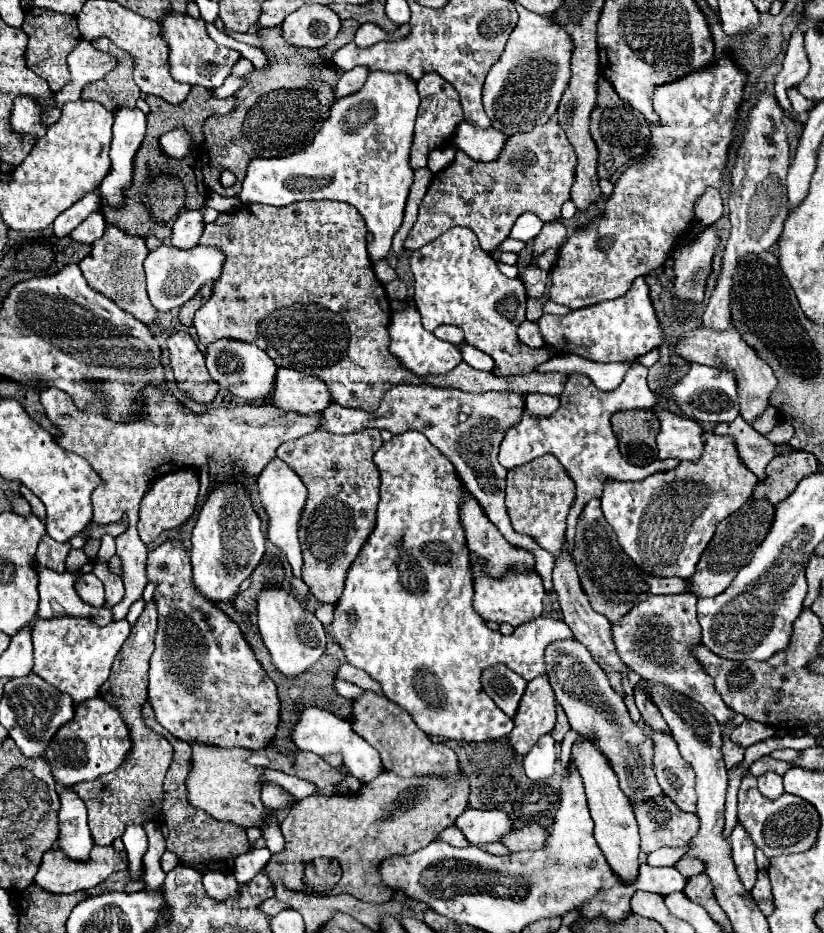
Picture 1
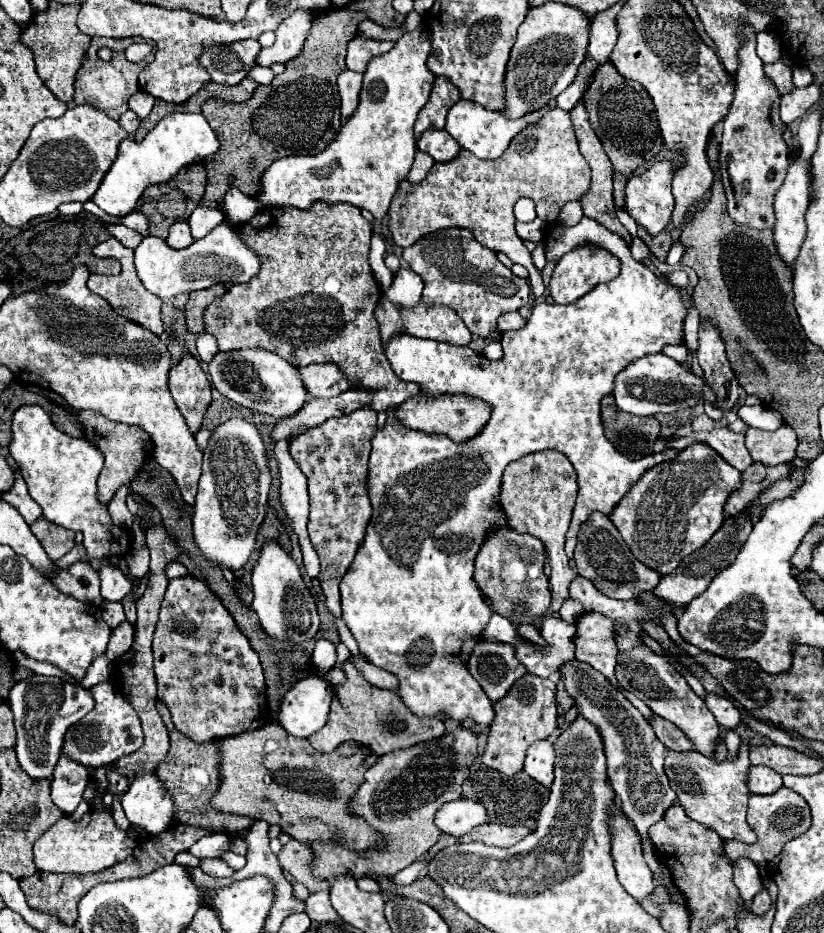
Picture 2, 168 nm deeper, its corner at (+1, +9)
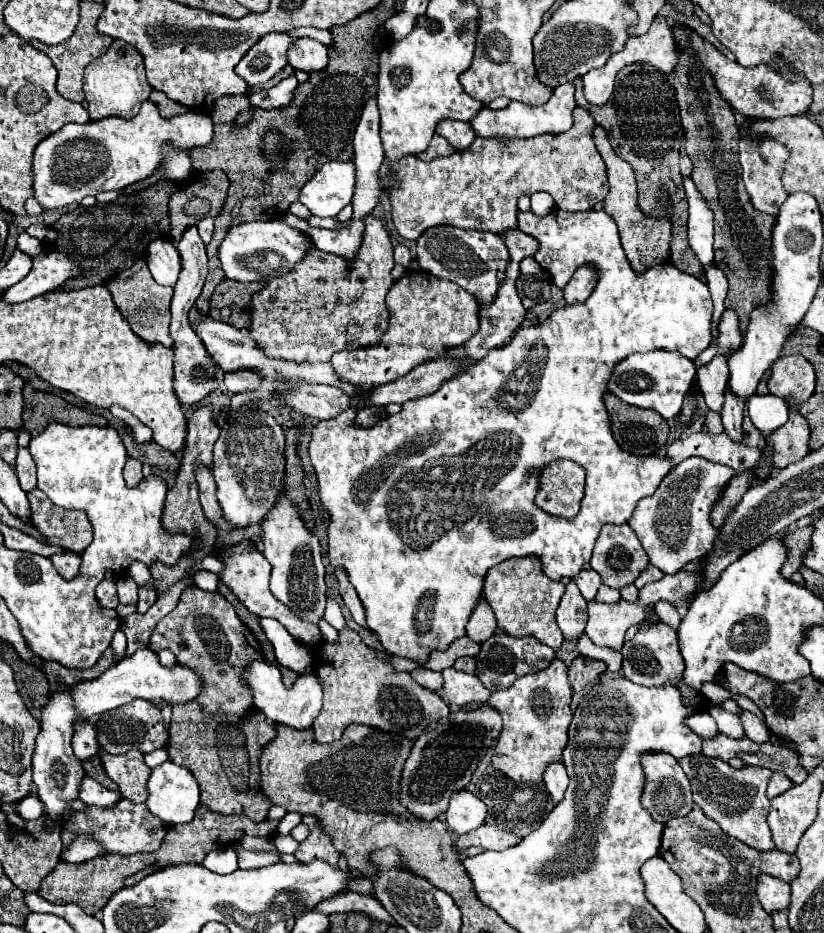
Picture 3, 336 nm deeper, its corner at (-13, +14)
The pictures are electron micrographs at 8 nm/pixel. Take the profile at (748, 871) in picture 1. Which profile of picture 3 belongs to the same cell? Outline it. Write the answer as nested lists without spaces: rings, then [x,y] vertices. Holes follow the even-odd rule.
[[[762,874],[758,878],[756,894],[758,894],[758,900],[760,900],[762,908],[768,914],[774,914],[778,910],[786,910],[790,906],[790,884],[782,882],[774,876]]]

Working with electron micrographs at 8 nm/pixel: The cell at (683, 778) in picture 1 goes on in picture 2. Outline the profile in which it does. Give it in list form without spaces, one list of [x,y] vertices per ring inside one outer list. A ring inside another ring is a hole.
[[[742,741],[740,745],[740,757],[736,761],[724,761],[716,763],[714,759],[704,759],[704,755],[696,751],[668,751],[666,755],[666,775],[670,779],[670,787],[676,791],[678,803],[684,807],[684,811],[690,815],[690,819],[710,827],[716,831],[724,841],[736,839],[742,843],[754,843],[756,833],[746,823],[746,807],[750,791],[746,787],[746,773],[750,767],[748,751],[752,743]]]

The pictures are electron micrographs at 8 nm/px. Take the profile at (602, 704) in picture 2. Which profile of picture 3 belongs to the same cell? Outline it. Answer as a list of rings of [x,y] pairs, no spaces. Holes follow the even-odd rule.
[[[644,754],[642,756],[642,768],[646,774],[646,788],[642,794],[642,806],[650,812],[650,816],[656,822],[668,822],[670,818],[686,816],[692,810],[692,792],[690,782],[680,768],[678,760],[670,754]]]

